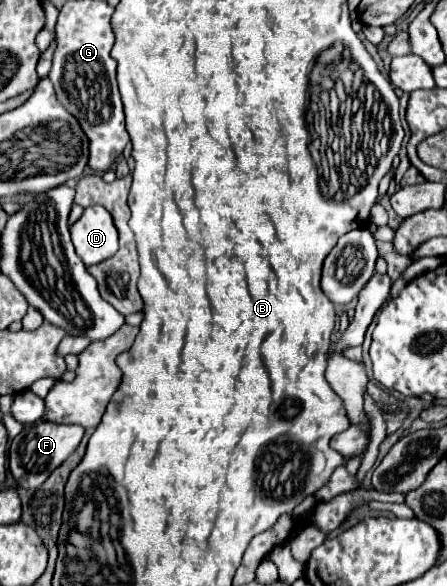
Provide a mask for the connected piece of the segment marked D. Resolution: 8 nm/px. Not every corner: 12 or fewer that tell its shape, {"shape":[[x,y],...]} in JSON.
{"shape":[[101,205],[71,225],[77,255],[87,267],[119,247],[113,217]]}

